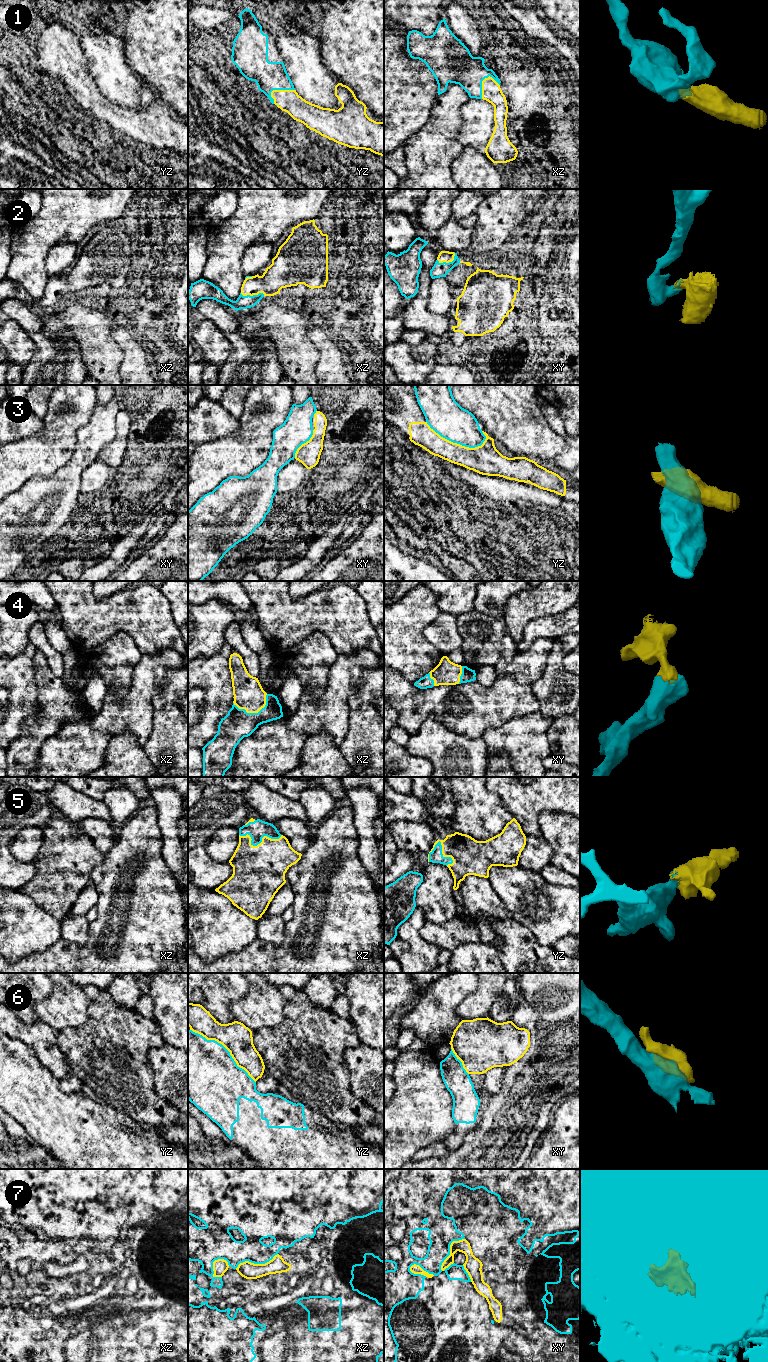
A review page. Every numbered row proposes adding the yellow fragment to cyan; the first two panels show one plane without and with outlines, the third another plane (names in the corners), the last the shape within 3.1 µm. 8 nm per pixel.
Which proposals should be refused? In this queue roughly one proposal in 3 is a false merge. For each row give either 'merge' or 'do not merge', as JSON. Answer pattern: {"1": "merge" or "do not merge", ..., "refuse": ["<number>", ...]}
{"1": "merge", "2": "merge", "3": "do not merge", "4": "merge", "5": "merge", "6": "do not merge", "7": "merge", "refuse": ["3", "6"]}

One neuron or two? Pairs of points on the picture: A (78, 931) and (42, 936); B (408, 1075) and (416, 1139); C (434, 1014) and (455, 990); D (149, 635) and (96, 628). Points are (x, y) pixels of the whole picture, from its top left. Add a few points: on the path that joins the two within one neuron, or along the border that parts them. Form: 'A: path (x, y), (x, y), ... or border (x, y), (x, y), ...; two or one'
A: border (60, 920), (61, 937); two
B: path (416, 1091), (416, 1123); one
C: path (440, 1008), (449, 996); one
D: path (136, 624), (109, 624); one

